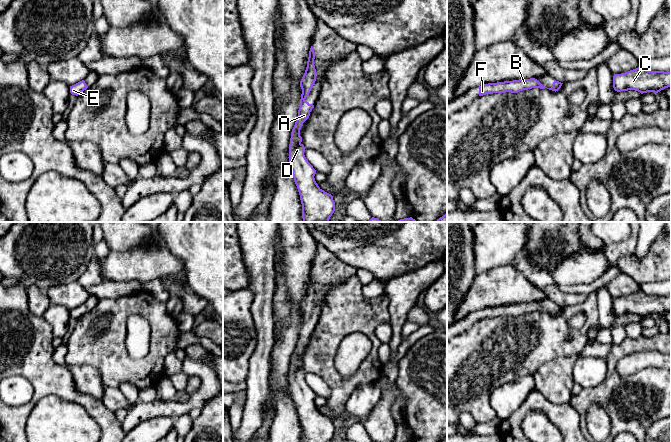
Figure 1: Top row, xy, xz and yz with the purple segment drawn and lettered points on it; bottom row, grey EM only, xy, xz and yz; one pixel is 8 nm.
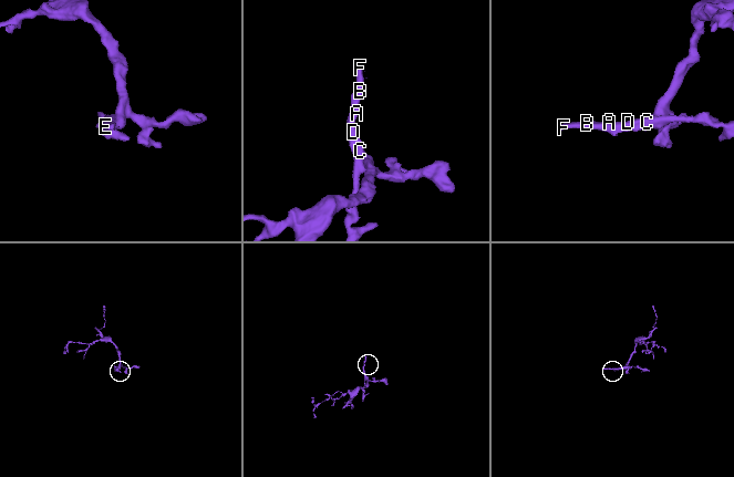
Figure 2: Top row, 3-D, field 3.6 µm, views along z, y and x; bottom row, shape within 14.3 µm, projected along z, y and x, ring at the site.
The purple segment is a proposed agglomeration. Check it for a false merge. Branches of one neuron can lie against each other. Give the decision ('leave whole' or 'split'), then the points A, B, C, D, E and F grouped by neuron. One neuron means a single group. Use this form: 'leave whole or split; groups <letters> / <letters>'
leave whole; groups A B C D E F

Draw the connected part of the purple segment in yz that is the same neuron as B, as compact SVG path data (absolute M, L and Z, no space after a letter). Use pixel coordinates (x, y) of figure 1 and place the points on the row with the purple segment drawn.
M535 78L488 83L479 86L479 96L483 96L486 94L493 94L493 93L505 93L505 92L518 93L520 91L528 90L532 88L544 89L547 87L543 86Z

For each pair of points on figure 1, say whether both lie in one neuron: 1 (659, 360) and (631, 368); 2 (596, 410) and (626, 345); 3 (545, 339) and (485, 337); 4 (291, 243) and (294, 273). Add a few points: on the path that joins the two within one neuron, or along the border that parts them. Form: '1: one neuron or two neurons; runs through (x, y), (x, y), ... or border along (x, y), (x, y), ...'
1: one neuron; runs through (652, 360), (638, 361)
2: two neurons; border along (589, 406), (598, 403), (608, 413), (612, 424)
3: one neuron; runs through (530, 339), (500, 339)
4: one neuron; runs through (294, 250), (294, 266)

